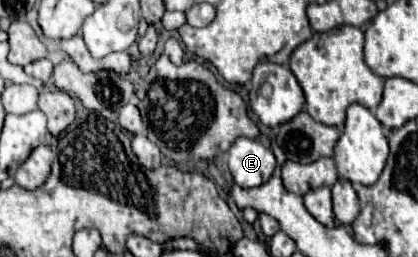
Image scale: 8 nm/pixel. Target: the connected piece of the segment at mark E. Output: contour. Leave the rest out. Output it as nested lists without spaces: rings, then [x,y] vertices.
[[[239,137],[229,149],[229,171],[233,181],[243,187],[259,187],[263,185],[277,165],[275,155],[269,147],[265,147],[259,139]]]

